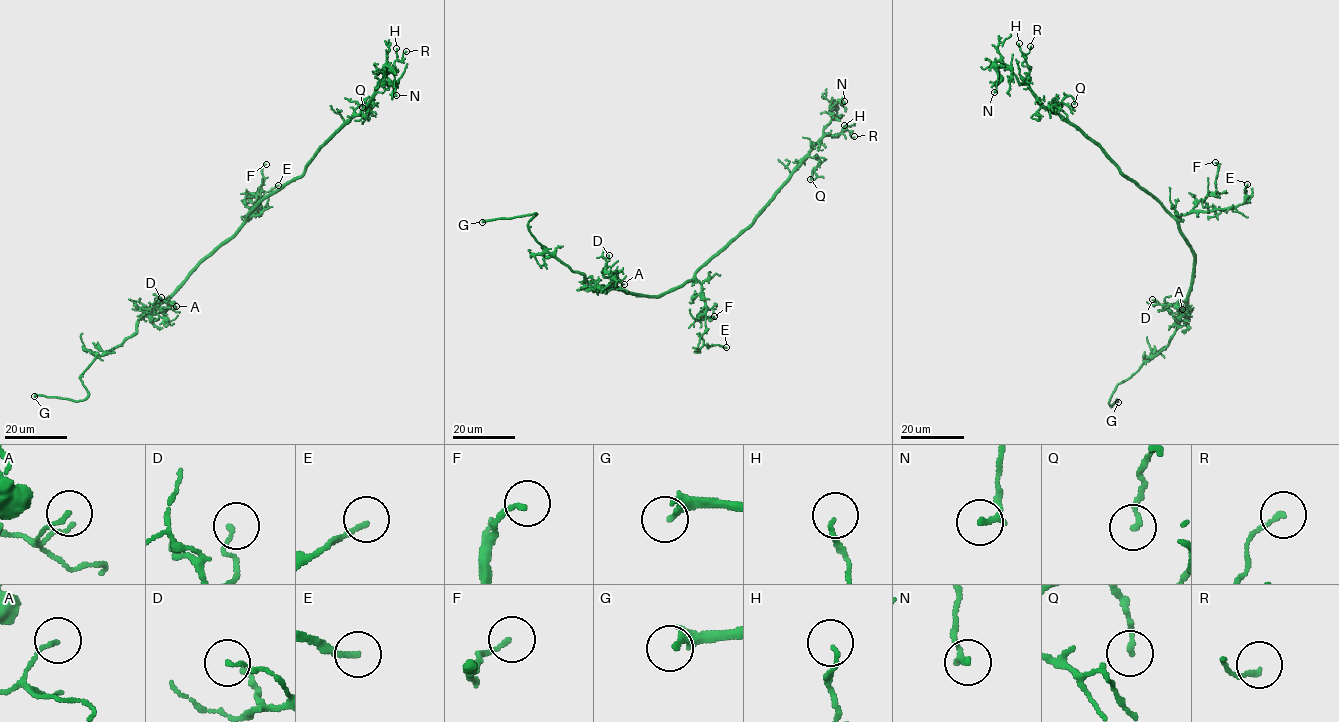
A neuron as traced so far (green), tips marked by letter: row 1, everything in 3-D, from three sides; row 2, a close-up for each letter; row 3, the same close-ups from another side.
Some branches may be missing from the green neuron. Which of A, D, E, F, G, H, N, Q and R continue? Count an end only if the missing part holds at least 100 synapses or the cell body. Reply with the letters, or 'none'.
G

